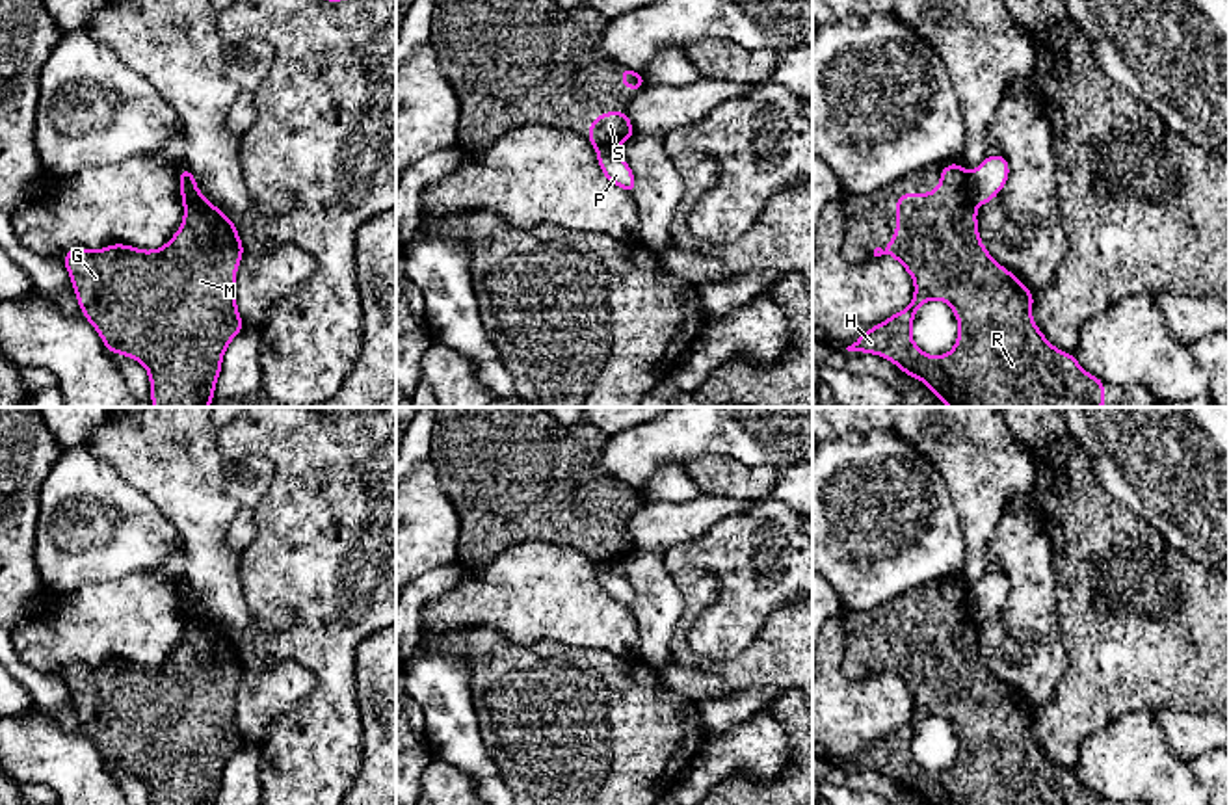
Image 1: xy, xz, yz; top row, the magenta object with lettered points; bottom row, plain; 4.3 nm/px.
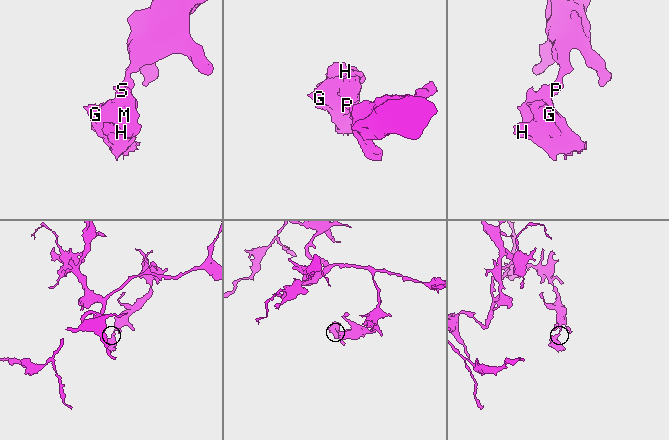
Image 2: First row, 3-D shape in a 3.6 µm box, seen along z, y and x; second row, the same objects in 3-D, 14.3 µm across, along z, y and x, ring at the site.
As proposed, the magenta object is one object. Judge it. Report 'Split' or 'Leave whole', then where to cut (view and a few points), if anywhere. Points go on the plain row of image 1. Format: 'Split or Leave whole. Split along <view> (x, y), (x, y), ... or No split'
Split. Split along yz (967, 592), (971, 614), (977, 621)

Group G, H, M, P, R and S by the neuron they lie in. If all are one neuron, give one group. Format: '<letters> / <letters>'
G H M R S / P

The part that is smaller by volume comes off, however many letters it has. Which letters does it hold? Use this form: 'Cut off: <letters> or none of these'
Cut off: G, H, M, R, S

